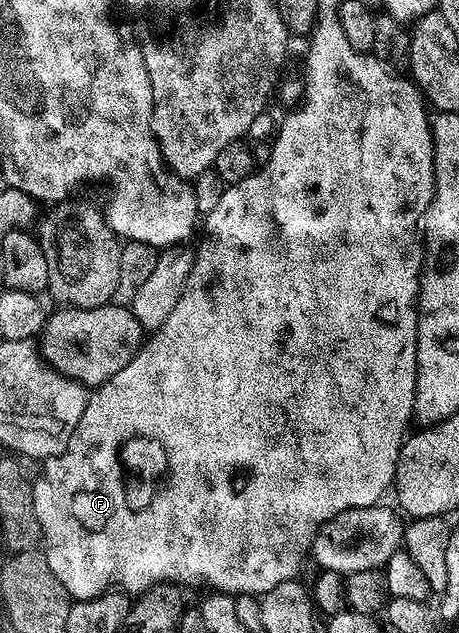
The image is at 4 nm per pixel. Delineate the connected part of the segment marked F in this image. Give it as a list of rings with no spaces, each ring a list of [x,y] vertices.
[[[318,17],[307,41],[309,41],[309,51],[305,54],[303,97],[288,111],[290,114],[282,122],[280,119],[271,138],[270,158],[266,162],[260,163],[259,168],[254,169],[253,173],[247,175],[241,182],[226,185],[221,191],[219,200],[213,203],[213,211],[204,215],[205,239],[202,240],[201,247],[196,247],[193,267],[189,273],[187,284],[183,288],[183,296],[179,296],[179,304],[175,304],[175,308],[171,308],[171,316],[167,316],[167,320],[163,320],[161,329],[152,331],[144,339],[137,355],[123,368],[119,368],[119,372],[115,372],[113,376],[90,393],[89,403],[79,424],[64,443],[64,446],[66,445],[65,451],[55,455],[54,458],[47,459],[45,467],[41,470],[41,475],[32,479],[35,516],[41,525],[41,537],[47,556],[47,564],[51,568],[51,572],[55,572],[59,584],[63,584],[63,588],[69,593],[70,599],[94,598],[114,588],[130,596],[140,596],[157,582],[174,584],[202,582],[203,585],[209,586],[205,588],[212,588],[214,591],[230,596],[238,596],[237,594],[262,596],[281,581],[296,579],[301,574],[299,573],[301,565],[304,564],[305,558],[307,562],[313,549],[313,536],[324,522],[331,520],[344,510],[378,505],[384,499],[381,497],[388,490],[390,493],[391,487],[394,485],[401,443],[405,441],[407,431],[410,429],[409,418],[411,422],[414,417],[413,401],[417,387],[417,293],[421,287],[421,264],[425,260],[423,234],[419,227],[422,225],[425,213],[429,211],[435,188],[431,110],[425,101],[425,95],[413,83],[412,77],[406,76],[404,73],[402,73],[403,75],[396,74],[393,71],[396,69],[390,68],[372,52],[351,48],[347,36],[343,36],[343,28],[337,17]]]

